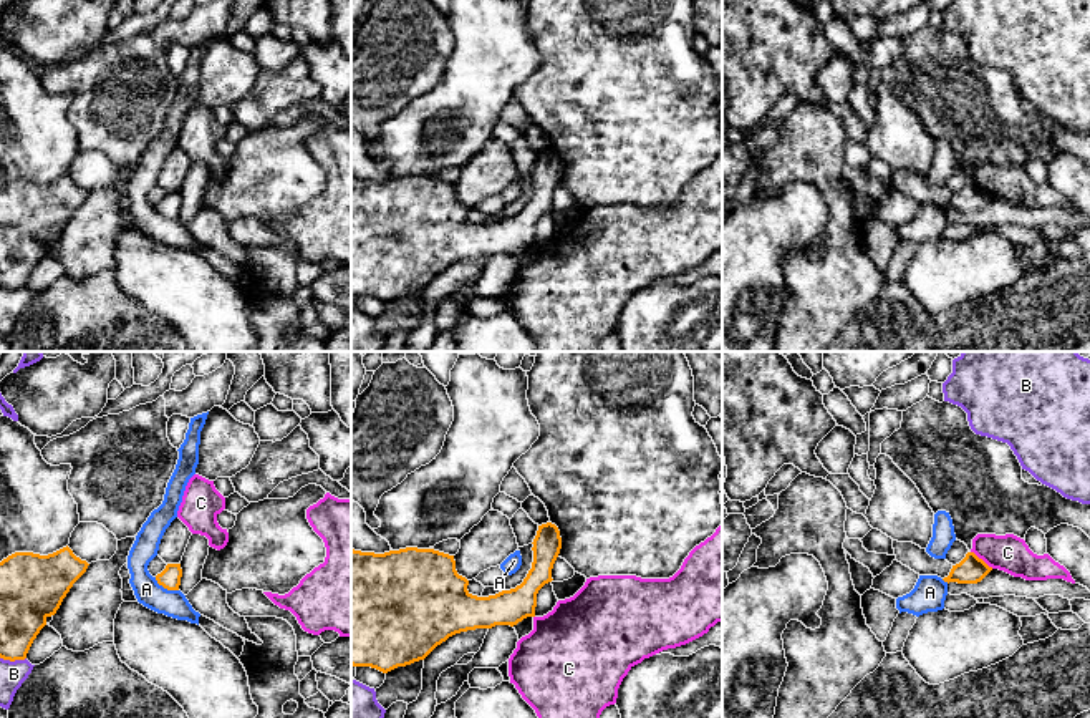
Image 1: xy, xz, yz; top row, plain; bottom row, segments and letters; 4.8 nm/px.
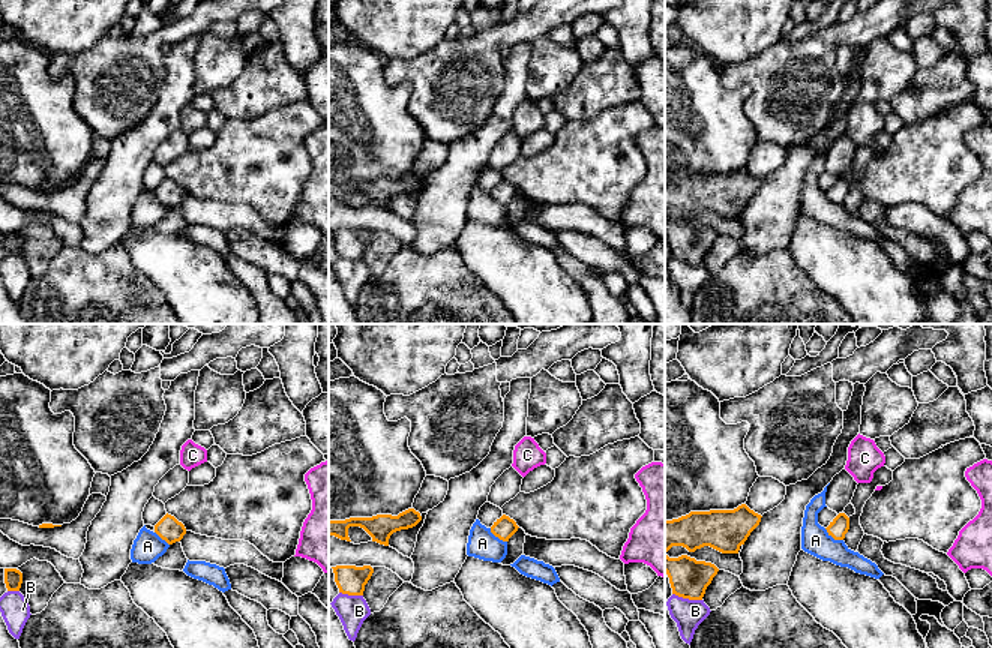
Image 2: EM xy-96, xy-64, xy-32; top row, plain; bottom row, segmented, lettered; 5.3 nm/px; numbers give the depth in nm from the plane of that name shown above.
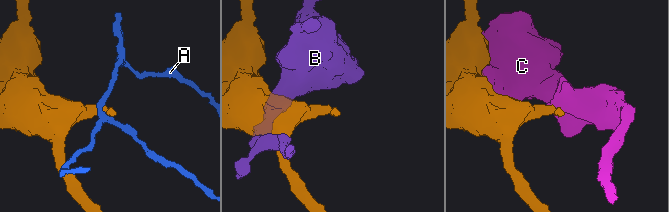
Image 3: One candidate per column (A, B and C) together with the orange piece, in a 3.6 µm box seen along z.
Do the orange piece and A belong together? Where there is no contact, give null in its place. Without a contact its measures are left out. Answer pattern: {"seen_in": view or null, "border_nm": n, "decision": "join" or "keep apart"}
{"seen_in": "xy", "border_nm": 140, "decision": "keep apart"}

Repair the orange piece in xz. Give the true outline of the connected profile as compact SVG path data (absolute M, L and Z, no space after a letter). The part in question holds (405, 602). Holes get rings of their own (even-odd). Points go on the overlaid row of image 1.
M555 524L538 526L533 539L533 562L520 585L495 595L477 597L467 590L469 580L457 574L454 555L406 547L384 554L351 549L351 665L388 673L424 660L449 637L495 625L517 625L535 617L537 594L552 582L552 569L562 549Z

